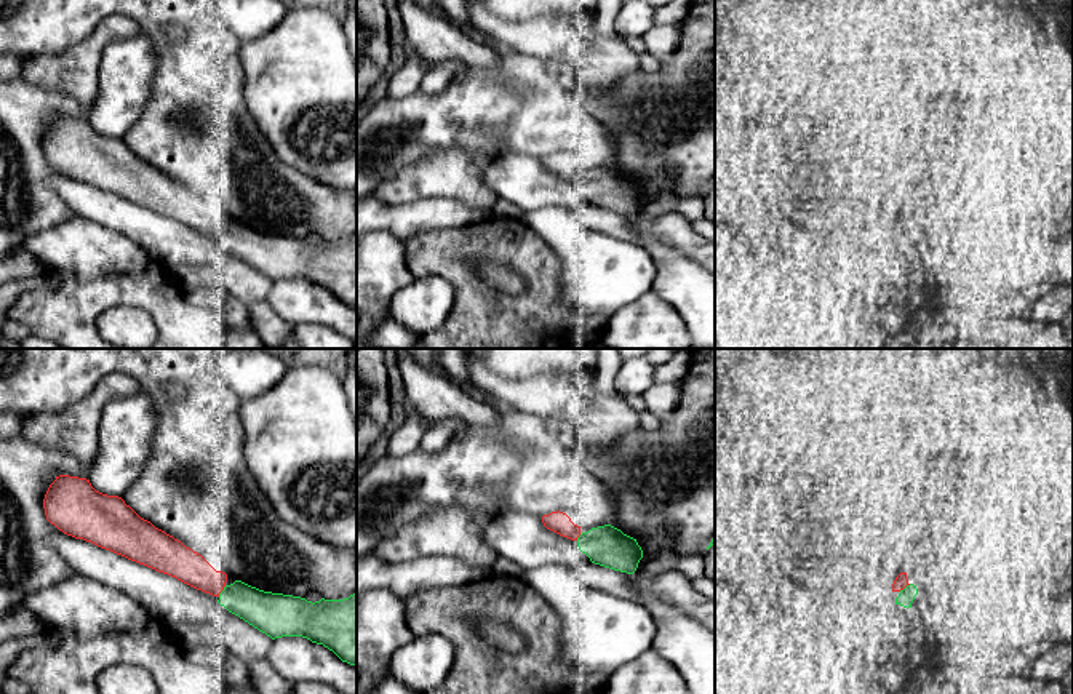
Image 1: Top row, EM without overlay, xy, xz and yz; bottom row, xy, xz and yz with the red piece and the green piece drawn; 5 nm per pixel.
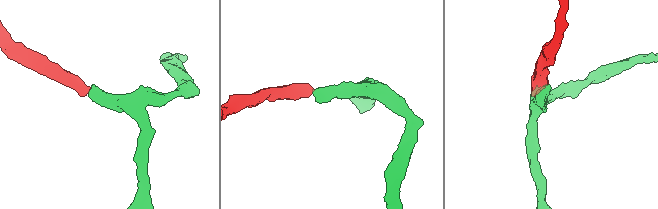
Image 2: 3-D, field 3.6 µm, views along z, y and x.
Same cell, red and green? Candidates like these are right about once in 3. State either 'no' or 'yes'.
yes

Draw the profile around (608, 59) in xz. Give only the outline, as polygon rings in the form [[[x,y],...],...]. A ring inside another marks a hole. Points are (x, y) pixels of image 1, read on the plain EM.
[[[612,34],[590,40],[576,77],[595,96],[638,70],[641,70],[638,54],[627,46],[620,35]]]

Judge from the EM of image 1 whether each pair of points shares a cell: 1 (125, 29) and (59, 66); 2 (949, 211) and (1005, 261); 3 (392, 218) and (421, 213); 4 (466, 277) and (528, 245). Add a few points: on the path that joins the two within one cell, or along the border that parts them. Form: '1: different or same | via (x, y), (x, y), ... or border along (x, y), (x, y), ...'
1: same | via (109, 29), (75, 63)
2: same | via (958, 226), (989, 256)
3: same | via (398, 218), (414, 218)
4: same | via (474, 259), (488, 245), (510, 245)

